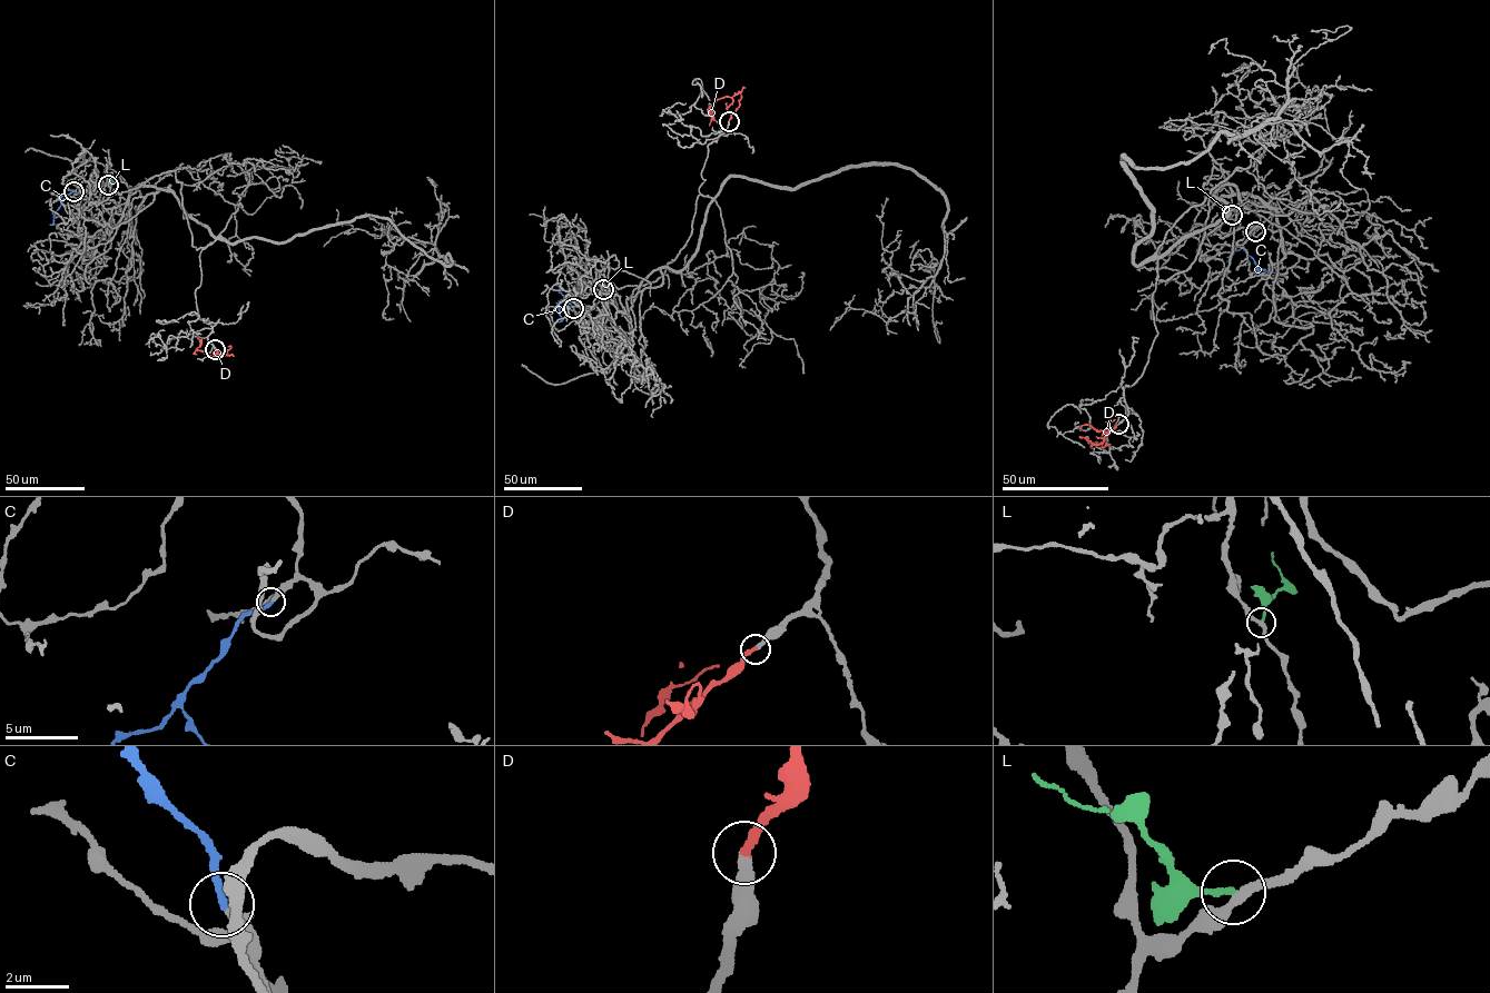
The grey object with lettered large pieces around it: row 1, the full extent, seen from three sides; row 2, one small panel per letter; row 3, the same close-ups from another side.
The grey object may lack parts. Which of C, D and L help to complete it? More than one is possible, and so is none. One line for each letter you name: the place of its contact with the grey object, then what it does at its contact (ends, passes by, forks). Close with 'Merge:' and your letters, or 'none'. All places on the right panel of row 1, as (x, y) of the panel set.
C: contact (1255, 231); it ends
D: contact (1118, 424); it ends
Merge: C, D

